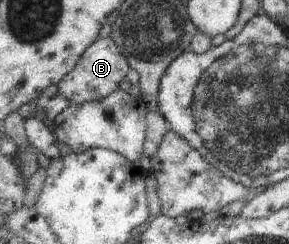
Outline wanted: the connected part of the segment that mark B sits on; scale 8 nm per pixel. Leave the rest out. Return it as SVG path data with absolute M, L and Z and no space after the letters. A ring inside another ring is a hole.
M111 36L99 37L79 59L75 70L59 83L59 94L65 95L72 104L103 100L119 90L119 82L126 80L126 73L131 69L129 62L118 44Z

